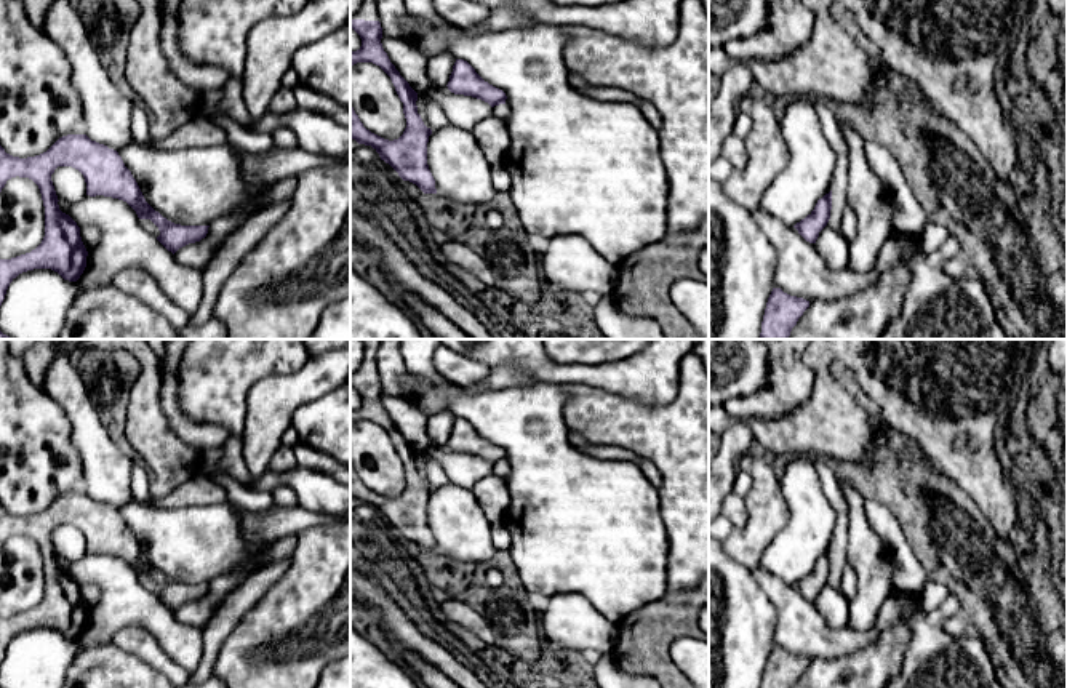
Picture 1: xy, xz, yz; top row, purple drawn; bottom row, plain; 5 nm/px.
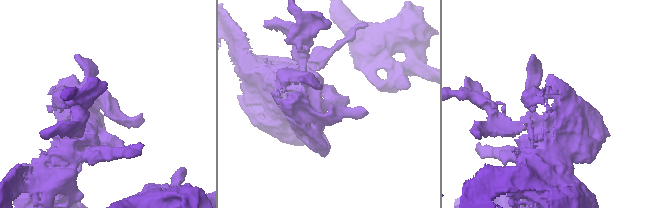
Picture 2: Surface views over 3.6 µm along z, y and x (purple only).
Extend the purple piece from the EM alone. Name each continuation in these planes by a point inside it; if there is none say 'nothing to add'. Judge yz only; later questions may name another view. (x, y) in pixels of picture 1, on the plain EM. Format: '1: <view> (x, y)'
nothing to add

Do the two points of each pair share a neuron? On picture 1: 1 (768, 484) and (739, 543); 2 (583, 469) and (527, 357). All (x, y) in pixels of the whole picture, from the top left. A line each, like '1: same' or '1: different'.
1: same
2: different

